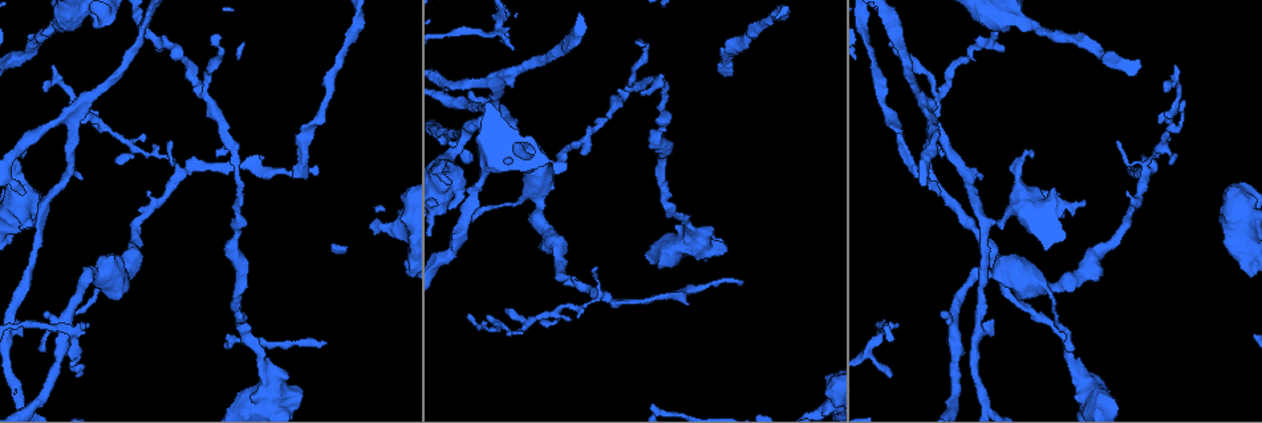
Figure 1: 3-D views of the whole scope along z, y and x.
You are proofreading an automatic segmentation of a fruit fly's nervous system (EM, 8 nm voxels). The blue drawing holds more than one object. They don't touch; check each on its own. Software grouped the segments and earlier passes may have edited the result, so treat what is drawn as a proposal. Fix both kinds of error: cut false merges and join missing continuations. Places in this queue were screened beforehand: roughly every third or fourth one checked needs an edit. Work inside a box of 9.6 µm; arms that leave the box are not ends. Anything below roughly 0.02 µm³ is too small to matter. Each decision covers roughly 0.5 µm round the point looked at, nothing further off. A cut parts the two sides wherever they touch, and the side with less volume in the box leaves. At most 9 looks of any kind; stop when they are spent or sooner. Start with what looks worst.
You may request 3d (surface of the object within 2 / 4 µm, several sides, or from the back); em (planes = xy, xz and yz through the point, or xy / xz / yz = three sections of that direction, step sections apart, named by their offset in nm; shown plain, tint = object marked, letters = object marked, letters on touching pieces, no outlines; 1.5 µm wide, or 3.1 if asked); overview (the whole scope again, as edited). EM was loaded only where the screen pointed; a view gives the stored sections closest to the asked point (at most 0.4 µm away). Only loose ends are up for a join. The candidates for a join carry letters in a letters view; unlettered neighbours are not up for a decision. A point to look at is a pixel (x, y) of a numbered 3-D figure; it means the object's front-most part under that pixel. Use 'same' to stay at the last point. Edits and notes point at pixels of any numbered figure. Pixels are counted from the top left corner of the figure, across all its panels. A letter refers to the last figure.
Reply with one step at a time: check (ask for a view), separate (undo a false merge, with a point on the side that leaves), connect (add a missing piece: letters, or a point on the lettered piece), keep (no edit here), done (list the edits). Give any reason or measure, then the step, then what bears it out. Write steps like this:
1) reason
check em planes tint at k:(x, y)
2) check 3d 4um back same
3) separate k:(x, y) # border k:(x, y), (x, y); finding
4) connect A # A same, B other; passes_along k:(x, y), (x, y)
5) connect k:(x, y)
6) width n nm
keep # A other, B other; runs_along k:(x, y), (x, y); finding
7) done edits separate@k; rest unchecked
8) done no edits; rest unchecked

a fork
check em xy step 4 tint at 1:(987, 222)

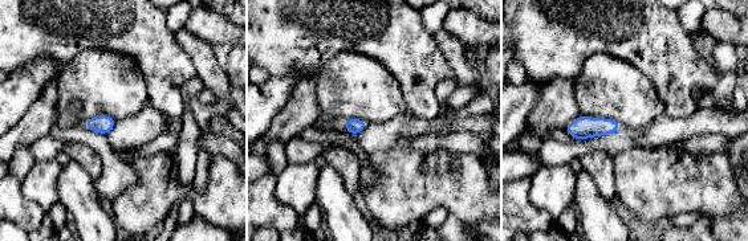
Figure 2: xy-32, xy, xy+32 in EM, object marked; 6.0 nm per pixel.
cut it another way
check em planes letters same

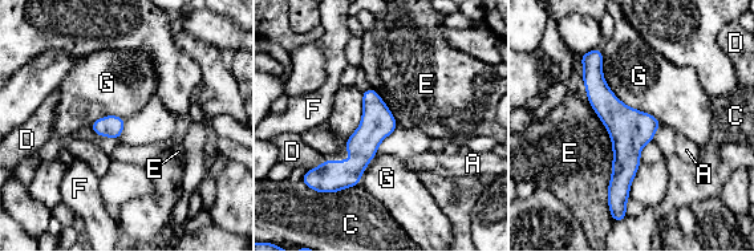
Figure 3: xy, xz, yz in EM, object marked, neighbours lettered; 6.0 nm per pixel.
width 140 nm
keep # A other, C other, D other, E other, F other, G other; runs_along 3:(598, 56), (621, 203); one neuron here

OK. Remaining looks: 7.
free end
check em planes letters at 1:(1159, 122)

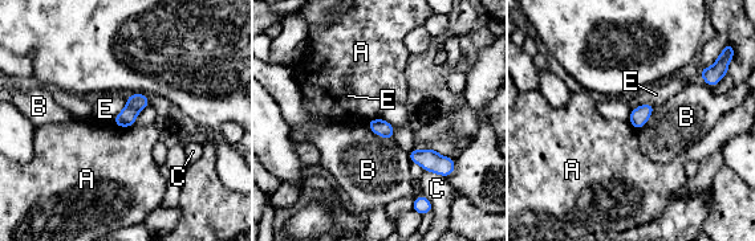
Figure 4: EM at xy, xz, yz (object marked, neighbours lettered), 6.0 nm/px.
keep # A other, B other, C other, E other; border 4:(112, 122), (120, 126), (133, 126); none of them fits

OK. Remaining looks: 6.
thick end
check em xz step 8 letters at 1:(727, 250)

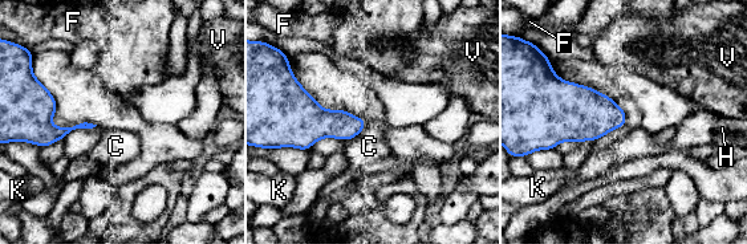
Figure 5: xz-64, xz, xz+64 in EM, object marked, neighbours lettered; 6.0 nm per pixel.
longest_contact C 150 nm
keep # C other, F other, H other, K other, V other; runs_along 5:(45, 93), (47, 142); none of them fits

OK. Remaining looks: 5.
thick turns thin
check 3d 4um at 1:(994, 276)

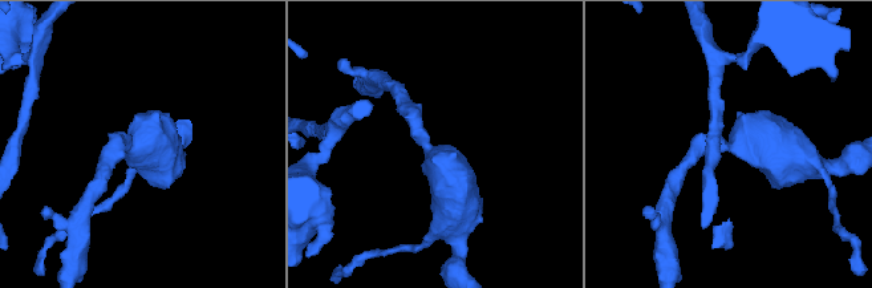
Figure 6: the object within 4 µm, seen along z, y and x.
arm_widths 220, 650 nm; need the tissue
check em yz step 8 plain at 6:(132, 147)

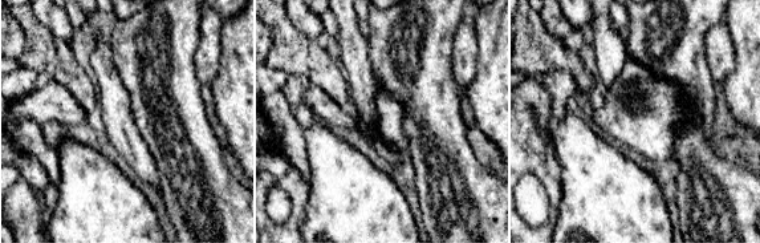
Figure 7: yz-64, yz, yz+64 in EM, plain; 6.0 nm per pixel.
check em yz step 8 letters same

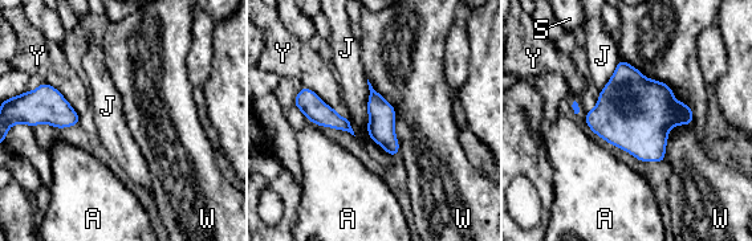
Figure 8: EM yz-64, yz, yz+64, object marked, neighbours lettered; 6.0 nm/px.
width 170 nm
keep # A other, J other, S other, W other, Y other; border 8:(366, 80), (368, 134), (393, 156); continuous, no second neuron

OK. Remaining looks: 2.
done no edits; rest unchecked

